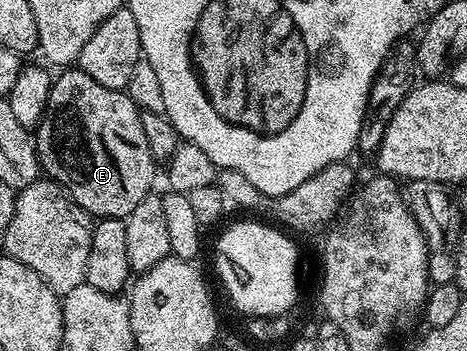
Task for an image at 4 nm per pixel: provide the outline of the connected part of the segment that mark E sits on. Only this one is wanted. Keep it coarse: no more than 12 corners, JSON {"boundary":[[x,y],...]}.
{"boundary":[[66,69],[32,135],[38,166],[98,219],[156,170],[125,90]]}

